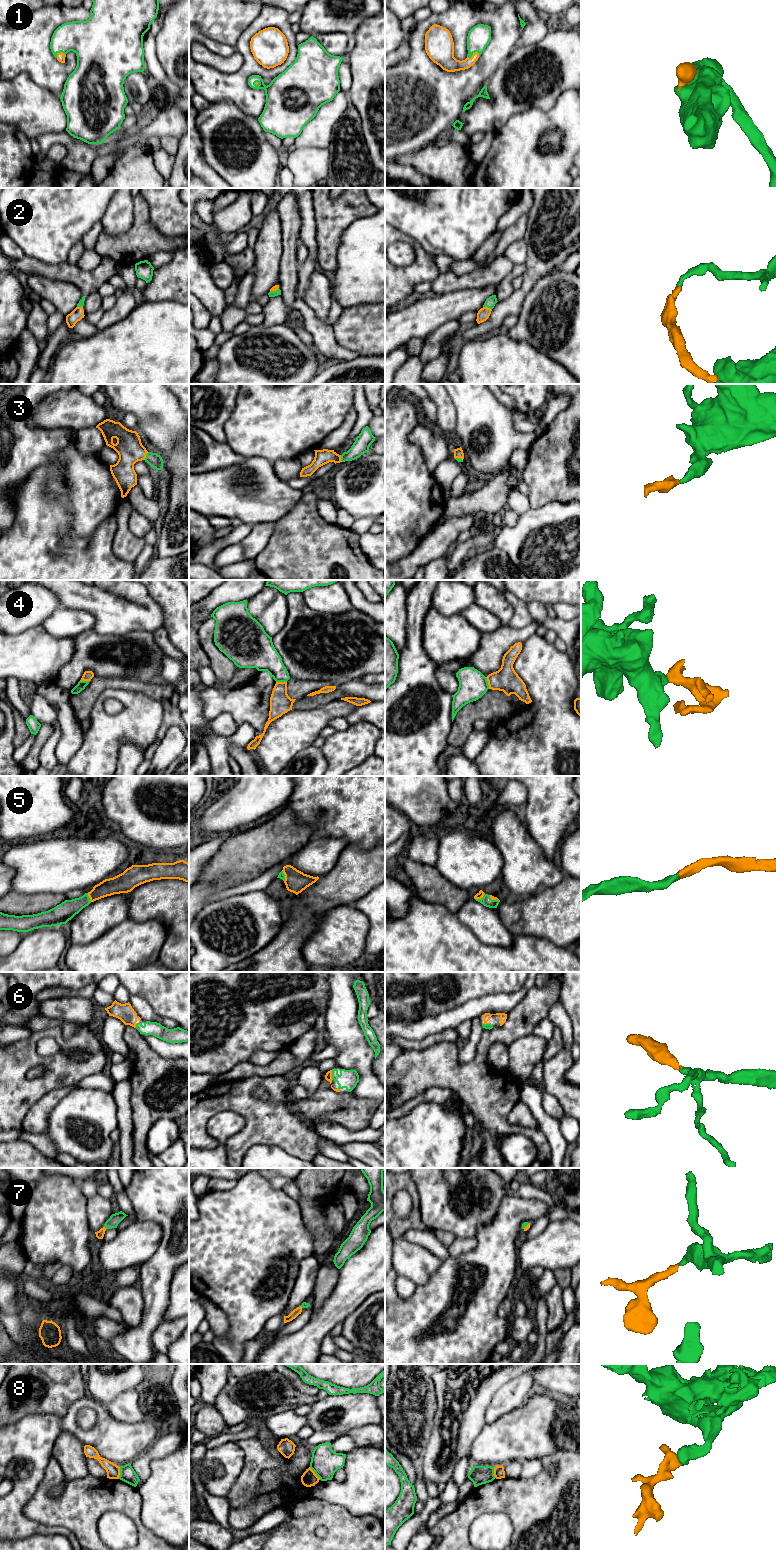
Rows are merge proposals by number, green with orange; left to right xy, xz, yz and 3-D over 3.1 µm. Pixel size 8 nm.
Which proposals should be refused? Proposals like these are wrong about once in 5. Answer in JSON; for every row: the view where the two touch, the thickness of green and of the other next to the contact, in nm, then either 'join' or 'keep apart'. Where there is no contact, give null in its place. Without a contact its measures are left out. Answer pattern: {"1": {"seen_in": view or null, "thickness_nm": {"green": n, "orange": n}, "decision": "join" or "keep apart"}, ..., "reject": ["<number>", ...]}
{"1": {"seen_in": "yz", "thickness_nm": {"green": 180, "orange": 200}, "decision": "join"}, "2": {"seen_in": "yz", "thickness_nm": {"green": 90, "orange": 100}, "decision": "join"}, "3": {"seen_in": "xy", "thickness_nm": {"green": 110, "orange": 200}, "decision": "join"}, "4": {"seen_in": "yz", "thickness_nm": {"green": 220, "orange": 190}, "decision": "keep apart"}, "5": {"seen_in": "yz", "thickness_nm": {"green": 80, "orange": 50}, "decision": "join"}, "6": {"seen_in": "xz", "thickness_nm": {"green": 150, "orange": 60}, "decision": "join"}, "7": {"seen_in": "yz", "thickness_nm": {"green": 40, "orange": 40}, "decision": "join"}, "8": {"seen_in": "xz", "thickness_nm": {"green": 220, "orange": 120}, "decision": "keep apart"}, "reject": ["4", "8"]}

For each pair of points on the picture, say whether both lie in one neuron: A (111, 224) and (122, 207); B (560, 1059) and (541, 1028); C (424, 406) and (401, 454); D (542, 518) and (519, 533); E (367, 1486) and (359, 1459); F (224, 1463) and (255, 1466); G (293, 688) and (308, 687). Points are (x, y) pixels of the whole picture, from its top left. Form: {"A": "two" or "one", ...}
{"A": "one", "B": "two", "C": "two", "D": "one", "E": "one", "F": "two", "G": "one"}

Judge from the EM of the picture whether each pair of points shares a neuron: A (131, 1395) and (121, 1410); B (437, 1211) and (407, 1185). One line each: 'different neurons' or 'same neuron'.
A: same neuron
B: different neurons

